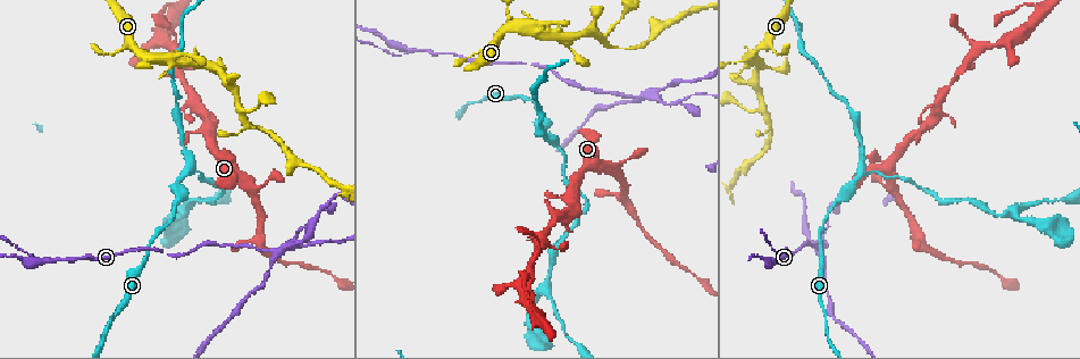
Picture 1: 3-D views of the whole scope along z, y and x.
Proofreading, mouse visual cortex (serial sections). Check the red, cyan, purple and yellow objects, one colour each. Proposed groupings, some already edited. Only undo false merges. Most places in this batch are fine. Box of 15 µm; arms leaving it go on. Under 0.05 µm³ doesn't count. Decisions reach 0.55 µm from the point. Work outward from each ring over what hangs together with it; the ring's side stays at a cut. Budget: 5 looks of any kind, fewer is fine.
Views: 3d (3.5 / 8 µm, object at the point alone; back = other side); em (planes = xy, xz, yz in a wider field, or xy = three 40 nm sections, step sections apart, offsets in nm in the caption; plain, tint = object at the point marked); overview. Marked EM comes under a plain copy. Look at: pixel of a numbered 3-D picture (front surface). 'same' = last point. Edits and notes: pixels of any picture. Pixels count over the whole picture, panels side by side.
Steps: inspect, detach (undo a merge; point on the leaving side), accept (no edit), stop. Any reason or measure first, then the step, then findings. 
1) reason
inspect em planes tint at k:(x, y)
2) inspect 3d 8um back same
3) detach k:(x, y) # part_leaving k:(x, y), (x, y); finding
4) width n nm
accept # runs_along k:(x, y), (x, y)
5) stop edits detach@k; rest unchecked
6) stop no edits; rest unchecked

narrows sharply
inspect 3d 3.5um at 1:(411, 51)

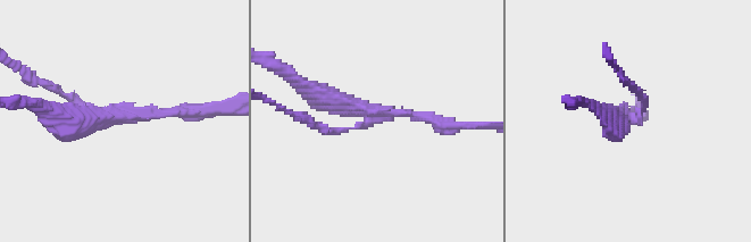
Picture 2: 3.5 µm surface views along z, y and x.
now the EM
inspect em planes tint at 2:(373, 115)

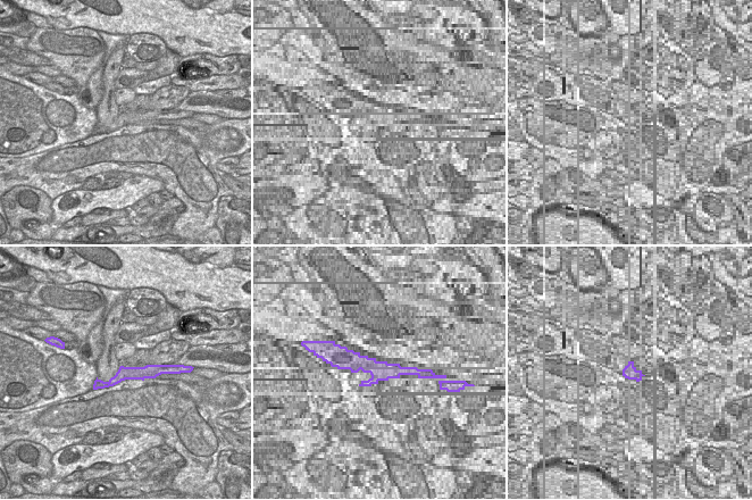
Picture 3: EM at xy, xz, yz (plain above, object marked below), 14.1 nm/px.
detach 2:(73, 98) # a second cell is stuck on

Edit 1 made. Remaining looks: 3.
inspect overview

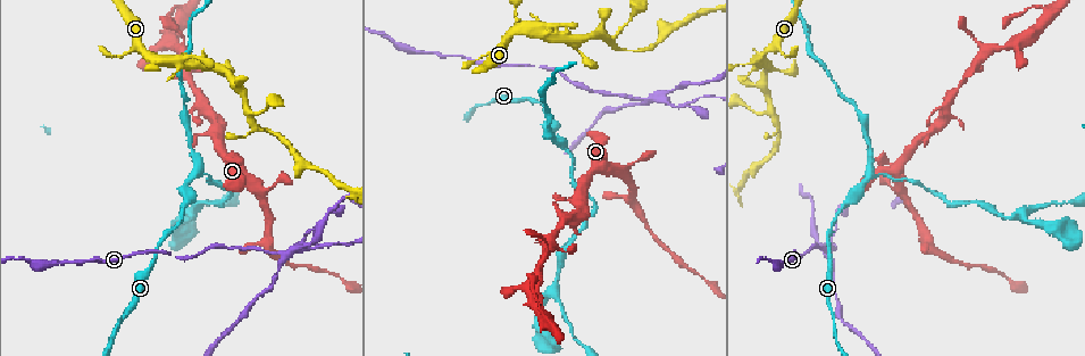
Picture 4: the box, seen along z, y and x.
inspect 3d 8um at 4:(752, 62)

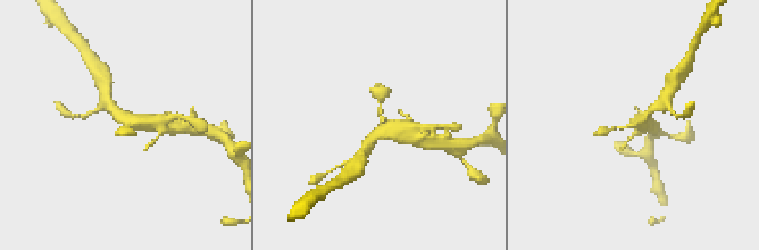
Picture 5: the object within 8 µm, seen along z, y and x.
arms 3; arm_widths 200, 250, 500 nm
inspect em xy step 3 tint at 5:(629, 125)

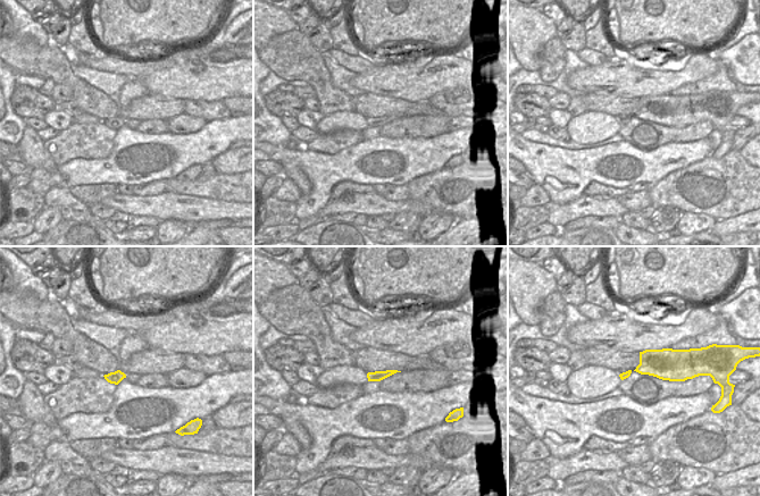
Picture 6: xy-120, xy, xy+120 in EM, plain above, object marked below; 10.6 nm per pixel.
width 120 nm
accept # runs_along 5:(649, 111), (627, 127), (601, 133); continuous, no second cell

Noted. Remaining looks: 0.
stop edits detach@2; rest unchecked

